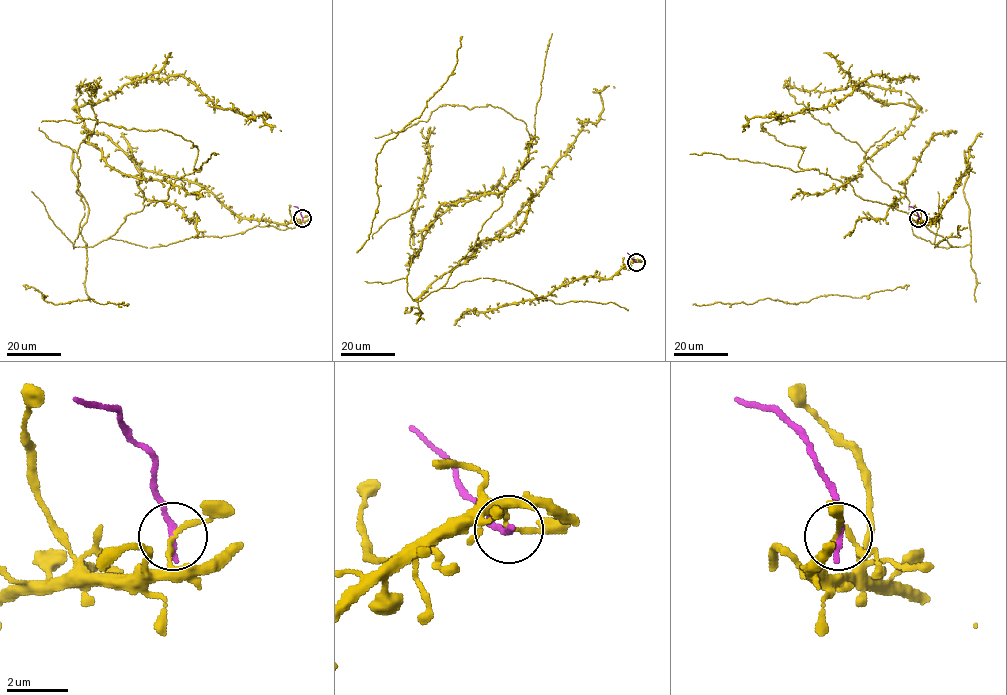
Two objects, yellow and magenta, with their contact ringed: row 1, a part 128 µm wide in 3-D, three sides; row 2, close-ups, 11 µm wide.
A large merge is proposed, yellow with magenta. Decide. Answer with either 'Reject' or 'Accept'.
Reject

